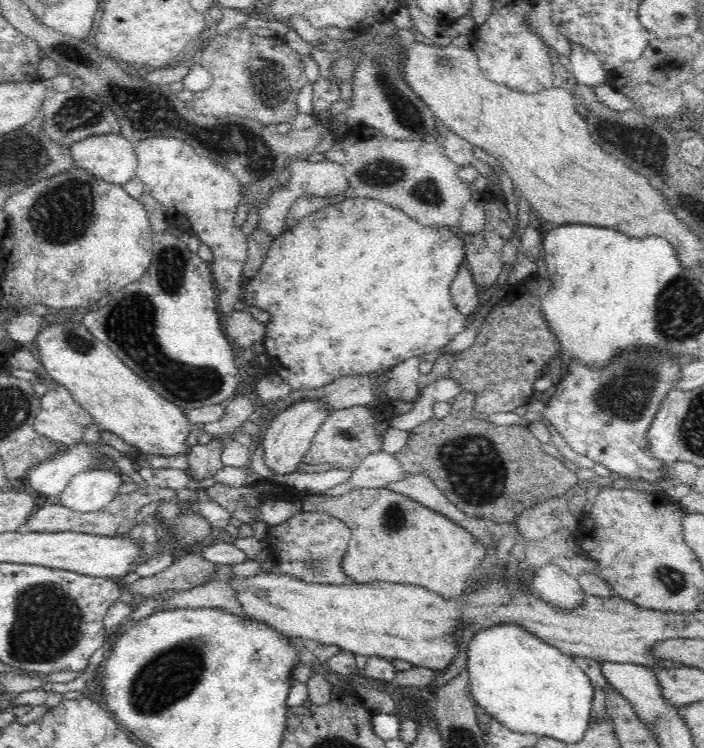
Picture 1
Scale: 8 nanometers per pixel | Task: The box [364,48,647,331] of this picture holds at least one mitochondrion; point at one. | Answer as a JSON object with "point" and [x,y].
{"point":[404,109]}

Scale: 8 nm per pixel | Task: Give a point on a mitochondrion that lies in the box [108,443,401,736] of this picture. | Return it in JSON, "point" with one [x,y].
{"point":[171,675]}

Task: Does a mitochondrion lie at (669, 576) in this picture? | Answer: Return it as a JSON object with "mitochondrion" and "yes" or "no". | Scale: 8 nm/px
{"mitochondrion":"yes"}

